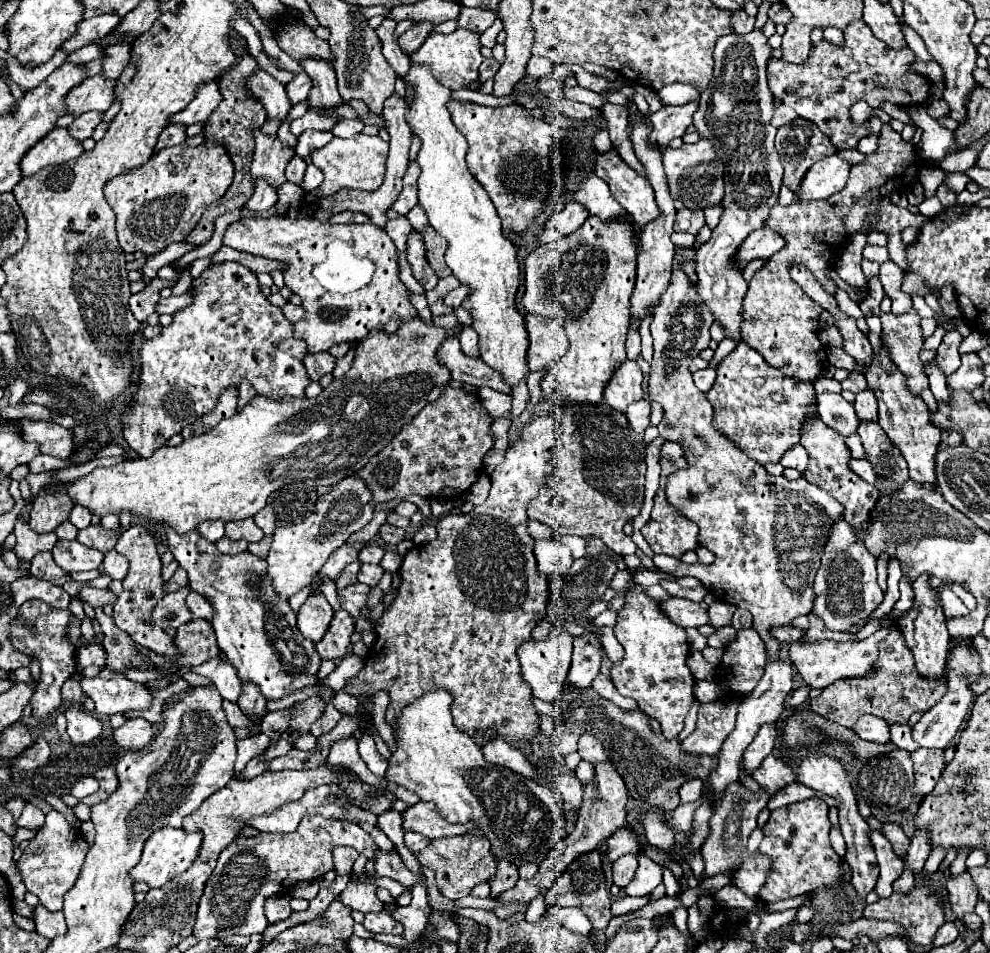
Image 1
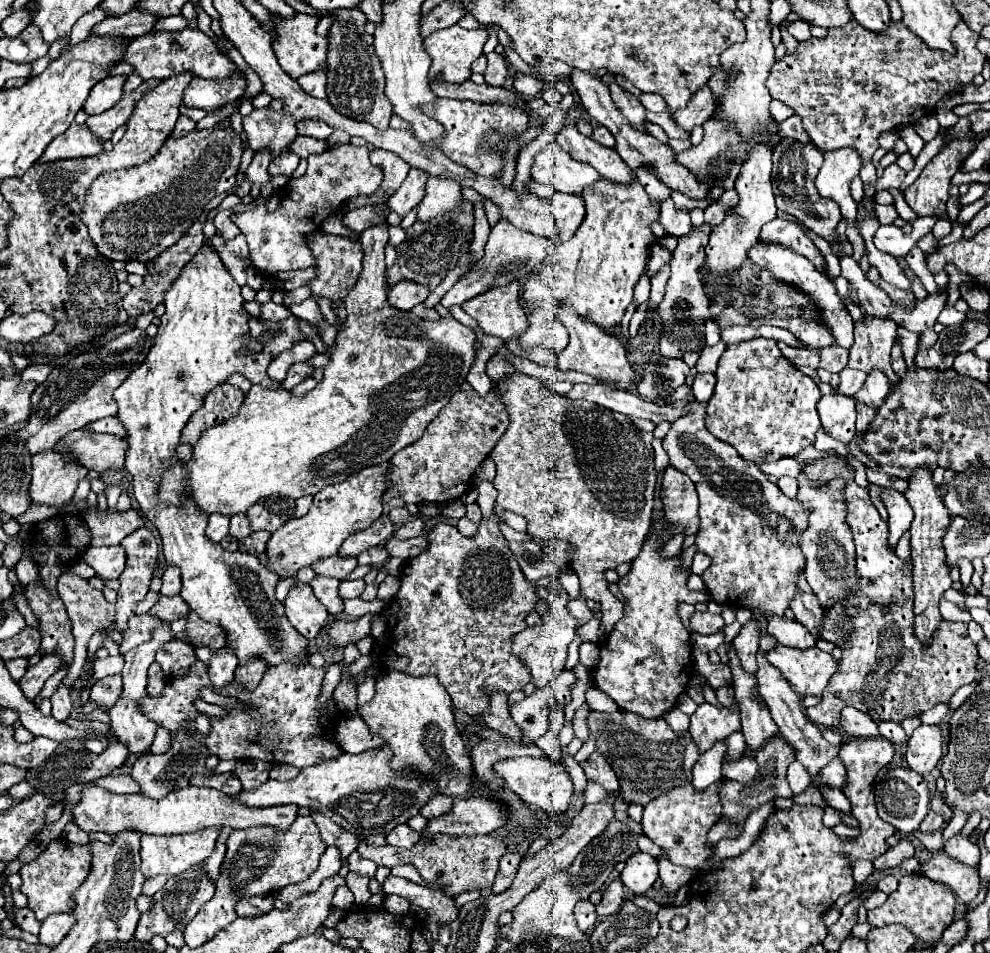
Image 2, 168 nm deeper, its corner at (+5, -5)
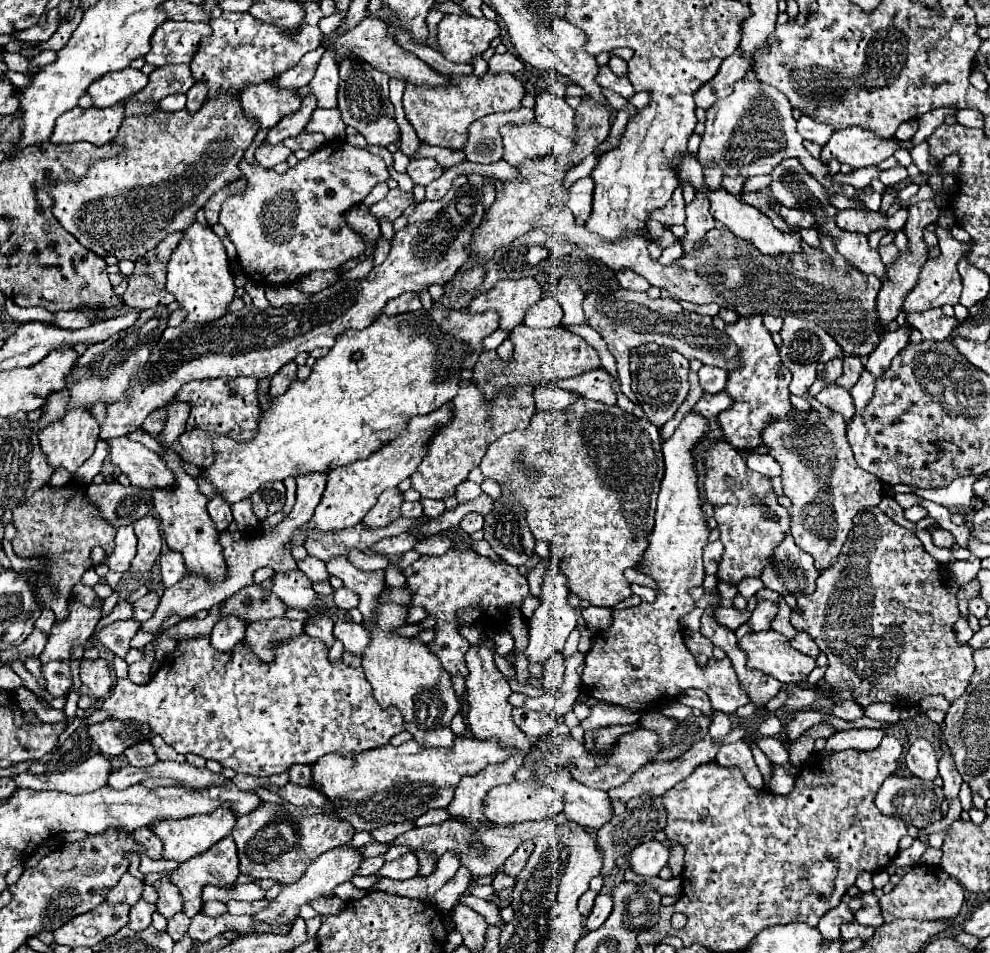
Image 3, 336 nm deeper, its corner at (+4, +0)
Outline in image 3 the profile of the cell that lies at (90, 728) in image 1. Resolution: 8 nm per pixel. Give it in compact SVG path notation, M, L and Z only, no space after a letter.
M54 660L42 666L42 676L46 680L46 690L52 696L66 696L72 686L72 672L68 660Z

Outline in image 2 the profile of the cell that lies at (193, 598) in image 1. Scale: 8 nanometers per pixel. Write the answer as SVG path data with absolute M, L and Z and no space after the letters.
M175 595L175 597L161 597L159 603L149 613L157 615L157 617L161 617L165 621L175 621L175 619L187 617L189 611L191 611L189 605L179 595Z

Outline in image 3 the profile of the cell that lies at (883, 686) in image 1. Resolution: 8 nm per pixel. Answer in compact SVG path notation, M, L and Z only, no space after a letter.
M864 508L854 518L852 532L846 538L846 544L842 546L842 552L840 552L838 560L826 572L820 574L818 588L814 590L814 594L798 598L798 604L792 610L790 622L796 630L806 632L818 644L818 648L828 656L828 670L826 670L824 678L826 678L828 684L832 684L832 692L854 690L856 692L856 702L862 704L862 706L868 706L872 702L888 702L888 704L894 704L900 710L916 706L922 698L926 698L930 694L940 694L948 702L954 702L956 698L960 698L964 694L964 690L966 690L966 686L968 686L968 682L974 674L974 662L972 662L972 648L968 644L958 644L956 634L954 634L954 624L960 618L960 612L958 612L956 594L948 592L948 580L946 578L948 578L948 570L924 550L924 546L916 538L916 534L912 534L910 530L892 522L880 508Z

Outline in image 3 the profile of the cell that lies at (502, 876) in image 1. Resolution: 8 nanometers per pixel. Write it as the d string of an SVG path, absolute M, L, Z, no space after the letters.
M528 840L526 844L518 846L518 850L504 862L504 872L510 876L518 876L520 870L526 866L526 860L530 858L530 852L534 850L534 842Z

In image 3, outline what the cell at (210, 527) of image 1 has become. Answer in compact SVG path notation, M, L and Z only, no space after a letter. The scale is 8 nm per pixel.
M216 494L210 502L208 502L208 514L216 526L218 532L226 530L228 524L232 522L232 510L230 510L230 504L220 496Z

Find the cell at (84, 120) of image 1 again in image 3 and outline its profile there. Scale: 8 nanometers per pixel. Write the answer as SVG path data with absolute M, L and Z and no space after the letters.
M166 64L156 68L150 74L148 86L132 98L136 98L138 102L160 102L168 94L186 94L194 82L196 80L190 72L190 64Z

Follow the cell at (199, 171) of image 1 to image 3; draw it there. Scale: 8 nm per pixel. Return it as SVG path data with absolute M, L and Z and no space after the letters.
M222 92L212 100L206 100L198 112L164 112L158 110L150 116L128 116L124 118L118 134L112 142L124 146L124 152L102 158L86 170L82 178L62 180L50 188L54 202L52 214L62 224L62 228L72 234L86 250L98 256L116 256L118 260L136 260L148 250L156 248L172 232L182 232L196 218L196 210L206 204L206 200L224 188L228 182L240 176L238 162L244 158L246 148L252 144L260 122L248 118L240 106L236 94Z

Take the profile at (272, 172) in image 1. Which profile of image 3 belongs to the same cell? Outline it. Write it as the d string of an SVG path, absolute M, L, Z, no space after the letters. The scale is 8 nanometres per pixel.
M272 80L250 84L240 92L244 112L258 118L262 128L272 128L284 116L296 112L300 108L300 100L302 98L296 88L280 88Z

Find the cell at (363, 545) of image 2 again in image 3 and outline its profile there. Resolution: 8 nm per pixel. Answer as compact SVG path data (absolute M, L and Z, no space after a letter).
M398 488L394 490L386 490L380 494L380 500L376 502L376 506L366 514L366 518L362 520L366 526L372 528L382 528L388 526L390 522L394 522L400 516L400 506L404 502L404 496Z

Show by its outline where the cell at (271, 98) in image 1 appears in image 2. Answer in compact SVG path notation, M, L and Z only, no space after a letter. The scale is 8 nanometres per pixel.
M183 29L183 31L163 31L163 33L149 33L143 37L137 37L129 43L127 51L125 51L125 63L133 65L139 77L143 77L143 81L147 79L167 79L171 75L177 75L181 71L191 71L197 77L203 79L227 79L239 73L237 65L217 49L217 45L213 43L211 37L207 37L203 31L199 29Z

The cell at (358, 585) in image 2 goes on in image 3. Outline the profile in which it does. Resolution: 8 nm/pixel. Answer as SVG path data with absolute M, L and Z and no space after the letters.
M340 588L334 592L334 604L342 610L352 610L358 606L358 594L348 588Z

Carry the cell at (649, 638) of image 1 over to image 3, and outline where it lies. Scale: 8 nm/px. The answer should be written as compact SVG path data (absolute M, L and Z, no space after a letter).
M692 410L678 424L676 432L664 442L666 474L658 494L656 524L648 536L648 550L640 572L652 576L658 582L656 602L642 602L636 608L624 608L612 612L612 626L602 630L592 648L586 652L584 672L580 676L582 690L600 702L630 708L634 712L660 710L672 702L682 690L696 688L708 694L712 708L722 712L736 712L748 704L748 694L738 682L738 674L728 658L710 658L706 666L700 666L684 644L680 618L694 608L694 600L688 594L690 588L702 586L704 566L702 548L708 544L710 528L702 512L702 498L698 492L698 472L694 464L694 448L710 432L708 420Z

